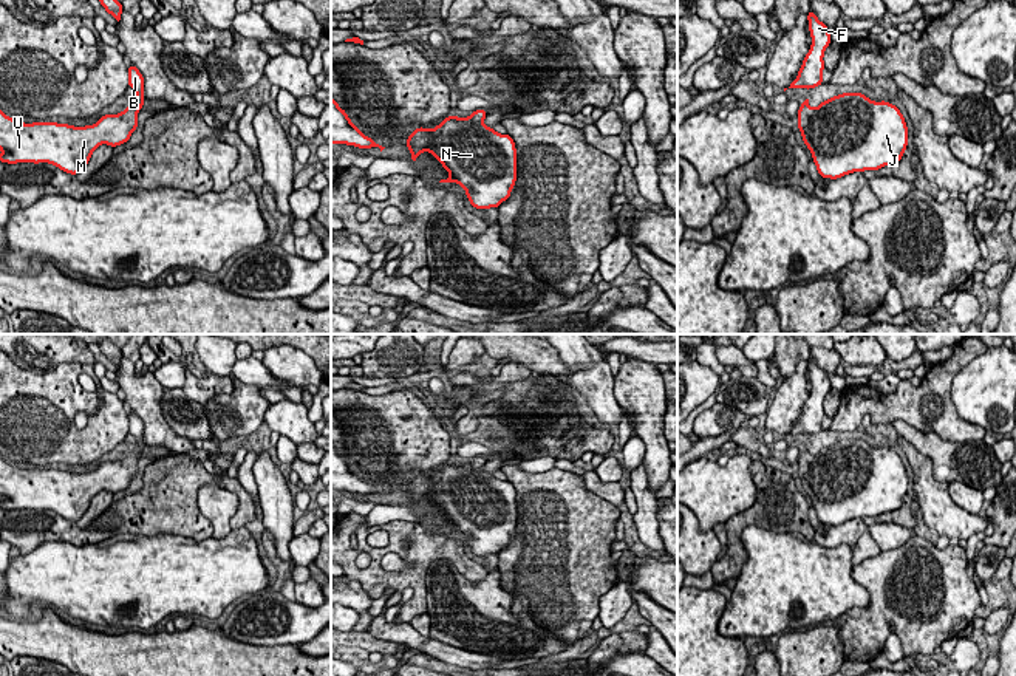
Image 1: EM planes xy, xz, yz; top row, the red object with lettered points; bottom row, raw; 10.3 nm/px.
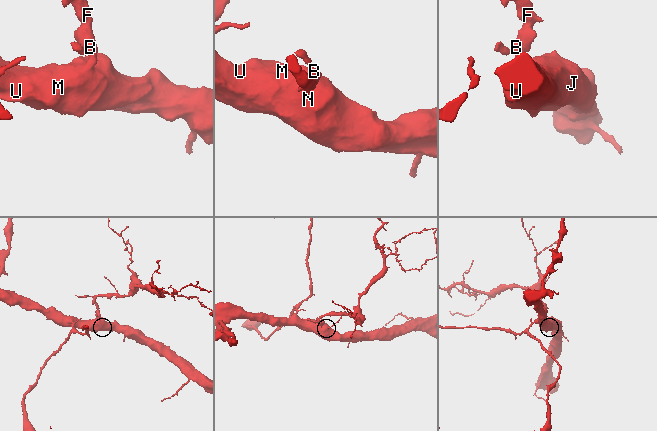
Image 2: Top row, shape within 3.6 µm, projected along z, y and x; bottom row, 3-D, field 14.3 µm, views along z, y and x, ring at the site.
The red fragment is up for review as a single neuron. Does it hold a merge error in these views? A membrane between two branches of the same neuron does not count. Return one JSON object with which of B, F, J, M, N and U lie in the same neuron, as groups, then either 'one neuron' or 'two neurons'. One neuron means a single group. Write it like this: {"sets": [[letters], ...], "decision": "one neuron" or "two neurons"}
{"sets": [["B", "F", "J", "M", "N", "U"]], "decision": "one neuron"}

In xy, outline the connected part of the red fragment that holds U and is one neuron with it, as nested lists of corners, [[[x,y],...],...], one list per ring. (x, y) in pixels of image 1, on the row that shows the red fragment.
[[[130,65],[128,87],[136,91],[136,99],[118,114],[105,114],[96,124],[85,127],[74,127],[57,122],[32,122],[25,124],[6,116],[0,110],[0,155],[2,162],[48,162],[60,170],[77,175],[88,164],[91,153],[101,145],[107,144],[113,149],[127,142],[138,127],[138,111],[144,108],[144,77],[135,65]]]

